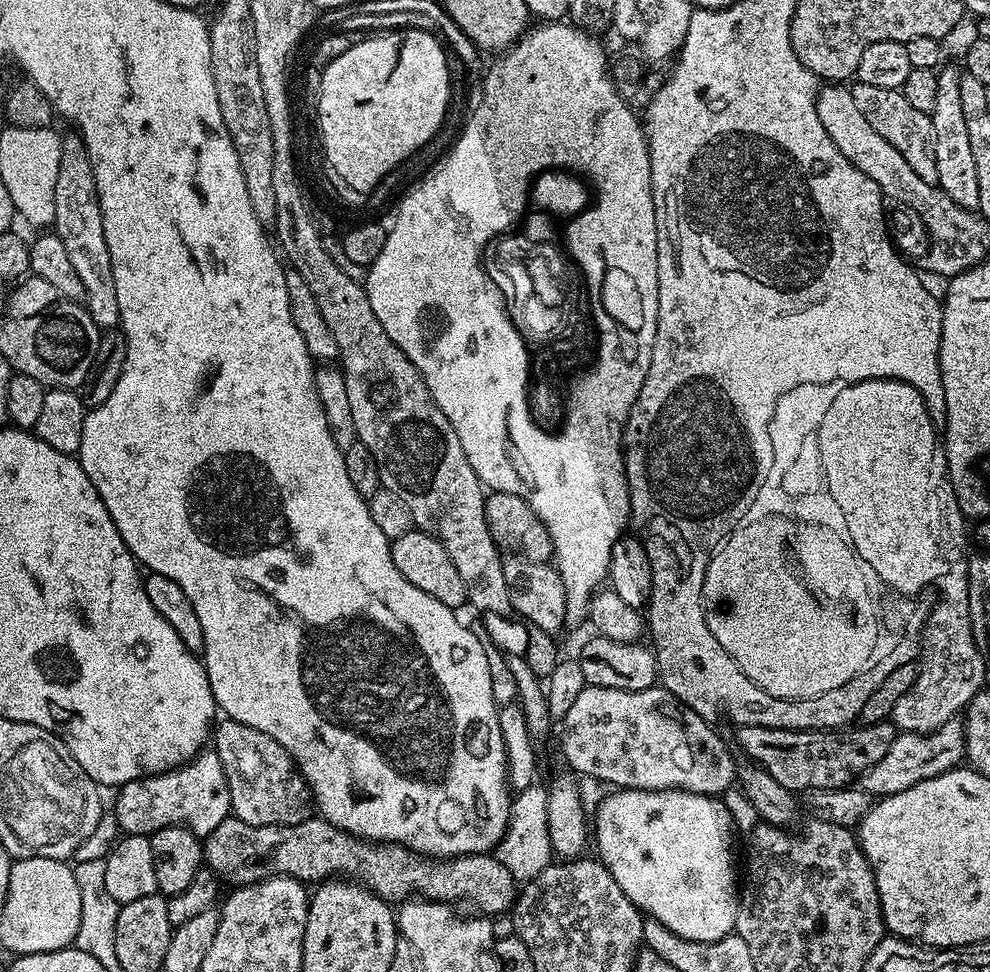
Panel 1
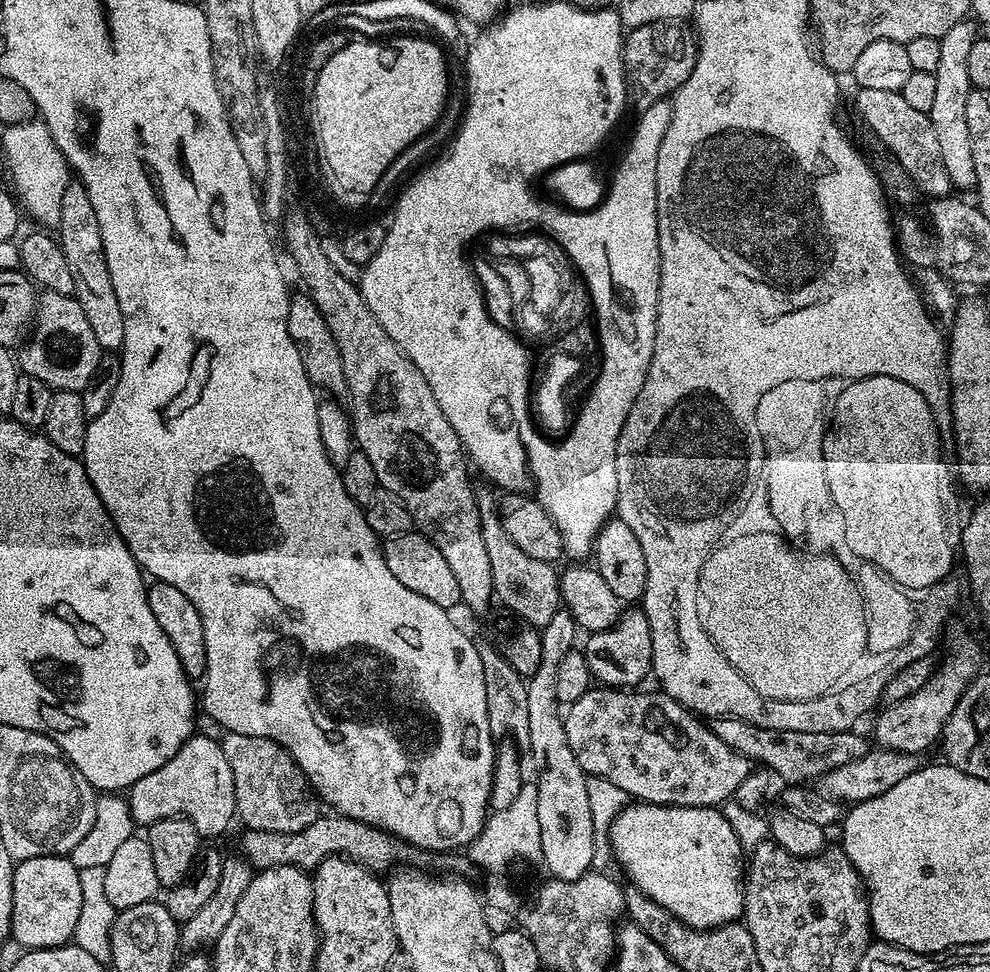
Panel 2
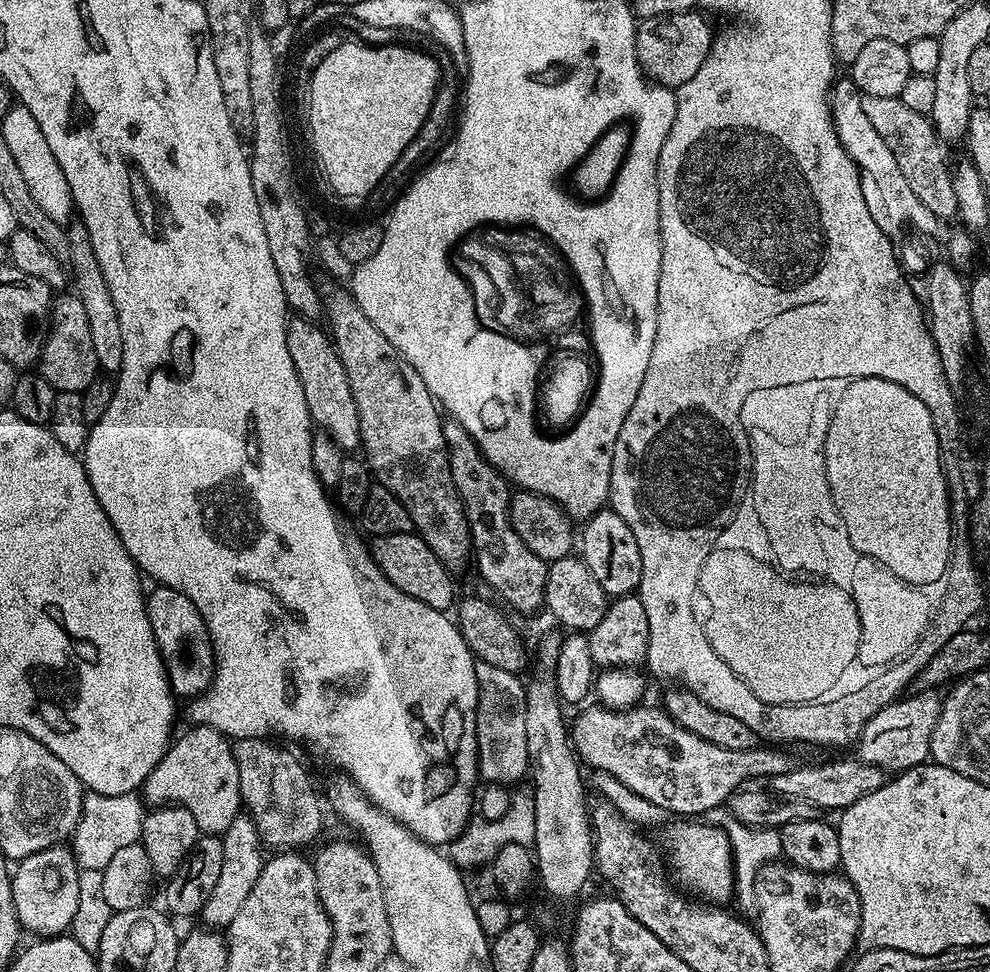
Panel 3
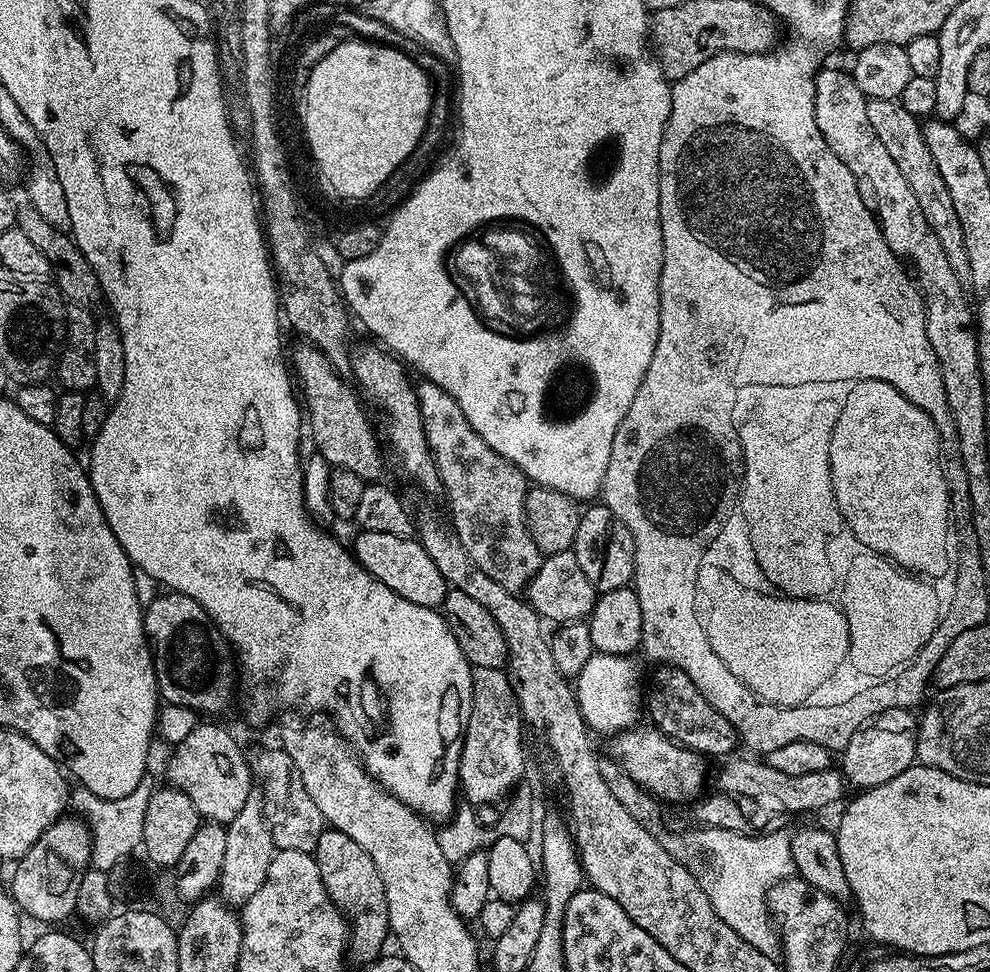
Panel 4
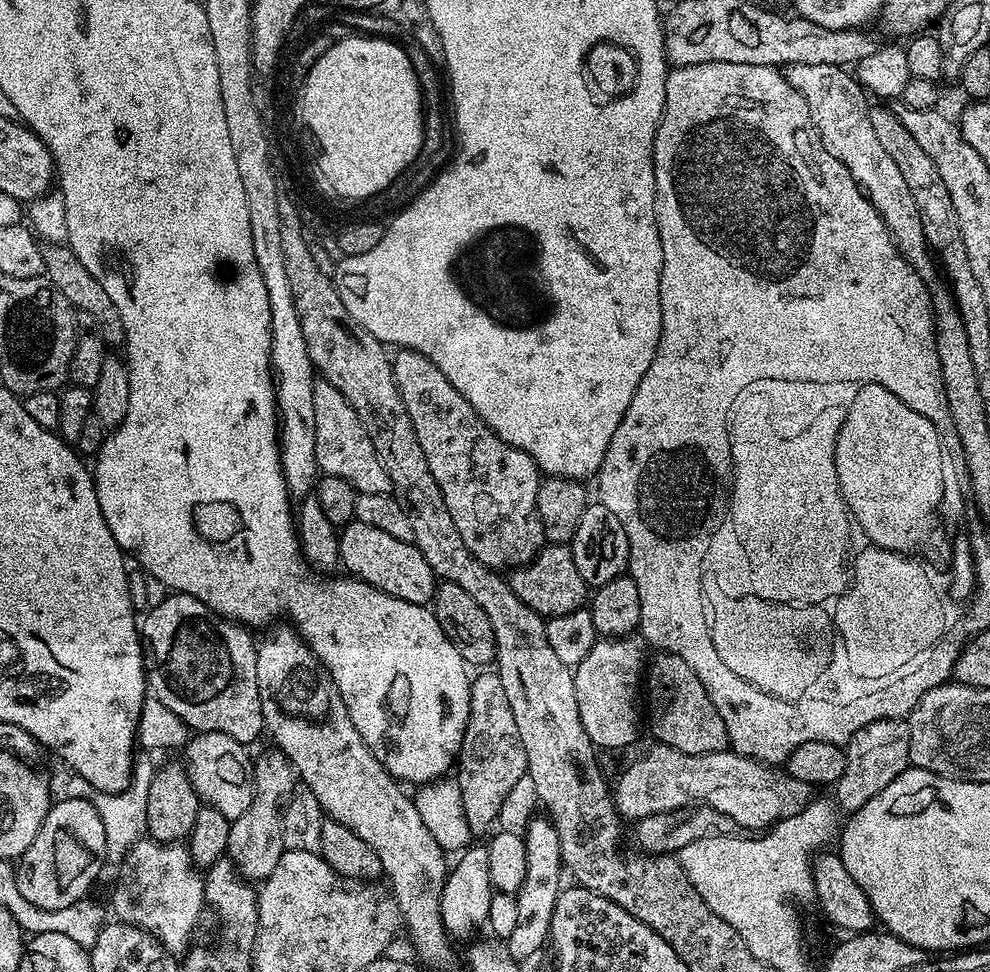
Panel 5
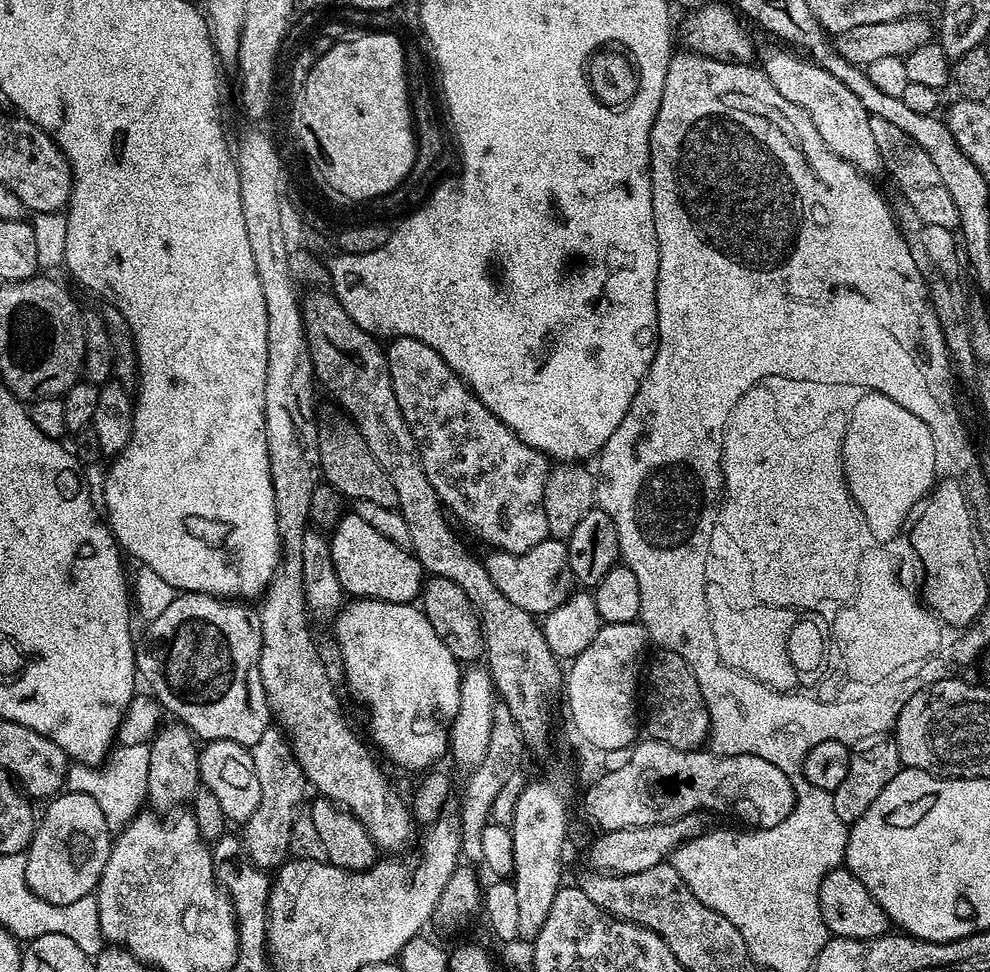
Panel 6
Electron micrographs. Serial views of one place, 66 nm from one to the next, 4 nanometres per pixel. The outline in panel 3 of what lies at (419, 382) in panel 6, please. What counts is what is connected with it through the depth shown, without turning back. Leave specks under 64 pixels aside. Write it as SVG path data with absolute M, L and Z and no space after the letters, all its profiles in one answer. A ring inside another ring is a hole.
M444 424L444 436L448 450L449 468L453 484L464 506L471 536L471 551L476 558L480 576L516 612L536 612L544 608L544 587L548 577L549 561L538 558L512 528L508 501L510 481L480 453L480 447L466 434L462 425Z

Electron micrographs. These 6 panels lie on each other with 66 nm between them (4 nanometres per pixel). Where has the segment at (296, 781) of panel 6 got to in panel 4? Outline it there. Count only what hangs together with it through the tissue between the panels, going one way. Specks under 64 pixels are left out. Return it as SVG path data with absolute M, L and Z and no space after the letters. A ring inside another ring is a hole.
M252 791L246 798L246 806L238 810L237 816L226 825L226 855L222 862L222 874L218 885L219 899L229 906L242 906L266 882L272 857L278 849L264 817L264 797L259 791Z

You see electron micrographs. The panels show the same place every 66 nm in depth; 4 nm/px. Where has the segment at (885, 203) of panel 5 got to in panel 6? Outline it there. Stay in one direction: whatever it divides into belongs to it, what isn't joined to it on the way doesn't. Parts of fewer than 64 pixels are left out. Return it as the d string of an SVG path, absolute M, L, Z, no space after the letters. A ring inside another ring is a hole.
M784 51L788 52L770 53L765 58L764 64L762 63L763 74L770 82L770 86L774 86L774 90L778 90L778 94L782 94L782 98L786 98L786 102L794 102L810 114L810 118L814 122L814 130L818 130L818 134L822 134L822 142L826 142L826 146L834 155L850 162L850 166L854 166L865 176L875 177L875 172L881 171L882 163L878 154L878 145L875 144L870 131L870 116L866 106L862 106L862 102L858 102L858 97L854 95L853 91L845 83L838 82L838 78L834 78L834 74L830 74L830 70L812 63L811 59L805 58L795 51Z

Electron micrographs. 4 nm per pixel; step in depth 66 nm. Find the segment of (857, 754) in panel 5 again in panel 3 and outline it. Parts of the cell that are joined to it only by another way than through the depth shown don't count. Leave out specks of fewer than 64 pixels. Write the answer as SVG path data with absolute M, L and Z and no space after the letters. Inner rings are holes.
M935 691L917 692L880 708L860 731L859 759L875 768L883 768L888 774L899 774L925 763L930 756L930 738L934 734L934 726L938 726L941 703L941 697Z

